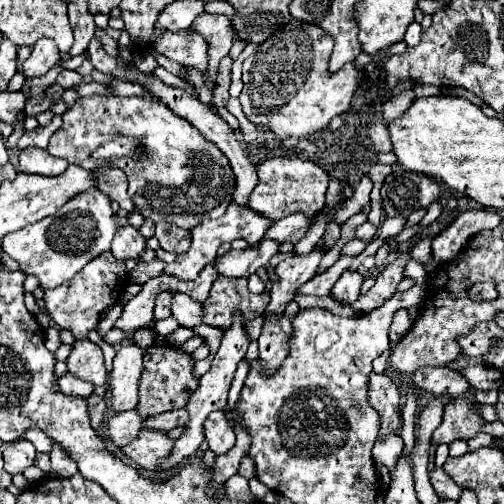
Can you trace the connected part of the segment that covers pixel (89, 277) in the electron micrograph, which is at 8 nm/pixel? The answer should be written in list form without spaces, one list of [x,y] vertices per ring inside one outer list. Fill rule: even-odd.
[[[111,251],[102,253],[100,259],[88,263],[80,273],[76,273],[70,281],[62,283],[60,287],[44,291],[46,313],[50,319],[62,327],[70,329],[76,339],[86,339],[90,331],[96,329],[104,309],[118,302],[121,291],[127,285],[127,271],[125,262],[117,260]]]

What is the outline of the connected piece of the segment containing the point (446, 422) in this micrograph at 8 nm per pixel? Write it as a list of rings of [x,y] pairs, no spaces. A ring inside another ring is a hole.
[[[454,399],[452,403],[444,405],[442,423],[434,429],[432,441],[440,445],[452,443],[456,439],[472,439],[476,433],[480,433],[484,423],[486,421],[478,413],[478,403],[468,399]]]

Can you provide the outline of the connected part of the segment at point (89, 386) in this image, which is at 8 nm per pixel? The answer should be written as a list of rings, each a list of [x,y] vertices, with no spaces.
[[[66,371],[60,381],[58,381],[60,391],[64,391],[64,395],[78,395],[78,397],[90,397],[94,391],[94,383],[78,379],[76,375],[72,375],[70,371]]]

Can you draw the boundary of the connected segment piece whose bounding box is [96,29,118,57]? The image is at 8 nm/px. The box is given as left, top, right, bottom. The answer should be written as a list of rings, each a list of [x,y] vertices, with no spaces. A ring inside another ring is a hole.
[[[98,29],[98,31],[96,31],[96,37],[102,41],[102,47],[104,47],[104,51],[108,51],[108,55],[112,55],[112,57],[116,57],[116,55],[118,55],[116,41],[114,41],[112,37],[108,37],[108,35],[104,33],[104,29]]]

